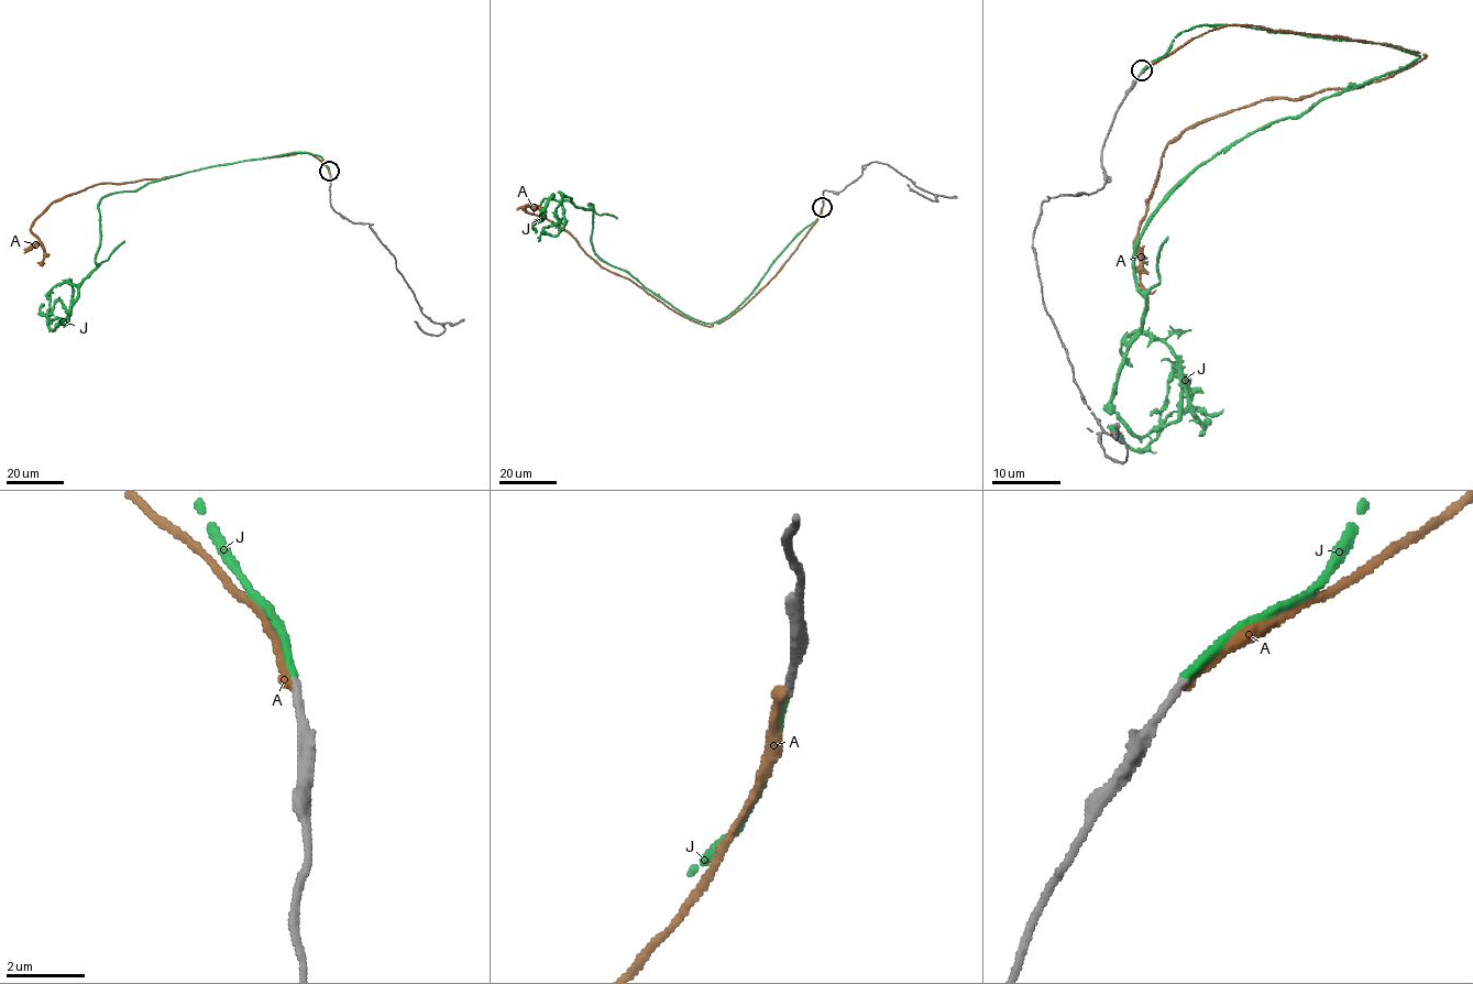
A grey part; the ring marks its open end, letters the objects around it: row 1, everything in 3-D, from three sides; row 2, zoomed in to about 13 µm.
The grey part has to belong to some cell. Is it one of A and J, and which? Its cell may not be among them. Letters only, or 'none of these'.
J

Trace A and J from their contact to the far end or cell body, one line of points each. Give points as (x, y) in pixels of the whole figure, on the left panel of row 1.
A: (329, 172), (301, 152), (164, 178), (99, 183), (54, 200), (37, 217), (31, 227), (44, 250), (40, 263)
J: (329, 172), (300, 152), (111, 193), (98, 204), (96, 268), (65, 324), (50, 299), (47, 325), (61, 320)

